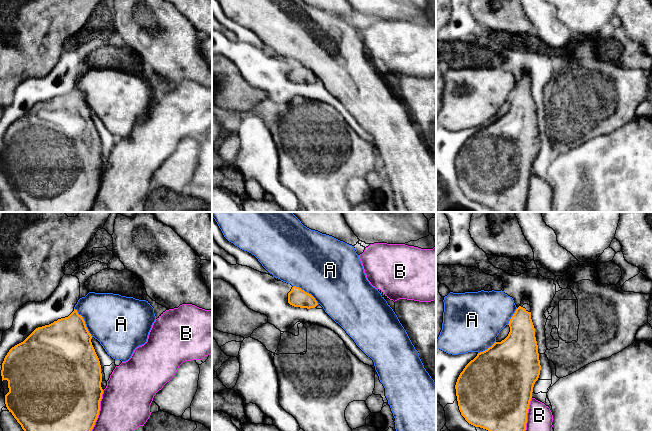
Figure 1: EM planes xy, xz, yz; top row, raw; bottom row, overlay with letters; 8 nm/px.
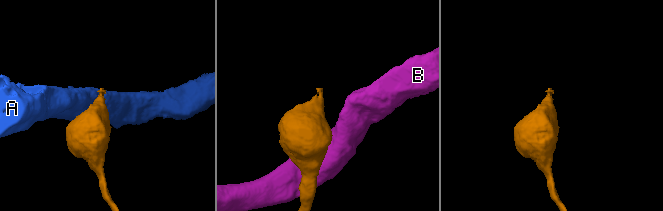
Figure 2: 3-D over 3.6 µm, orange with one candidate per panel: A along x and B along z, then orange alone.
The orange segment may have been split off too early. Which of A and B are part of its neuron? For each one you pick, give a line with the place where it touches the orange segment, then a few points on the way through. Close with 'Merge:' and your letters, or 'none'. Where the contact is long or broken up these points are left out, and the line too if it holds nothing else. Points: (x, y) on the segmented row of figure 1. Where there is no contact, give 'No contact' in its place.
Merge: none

